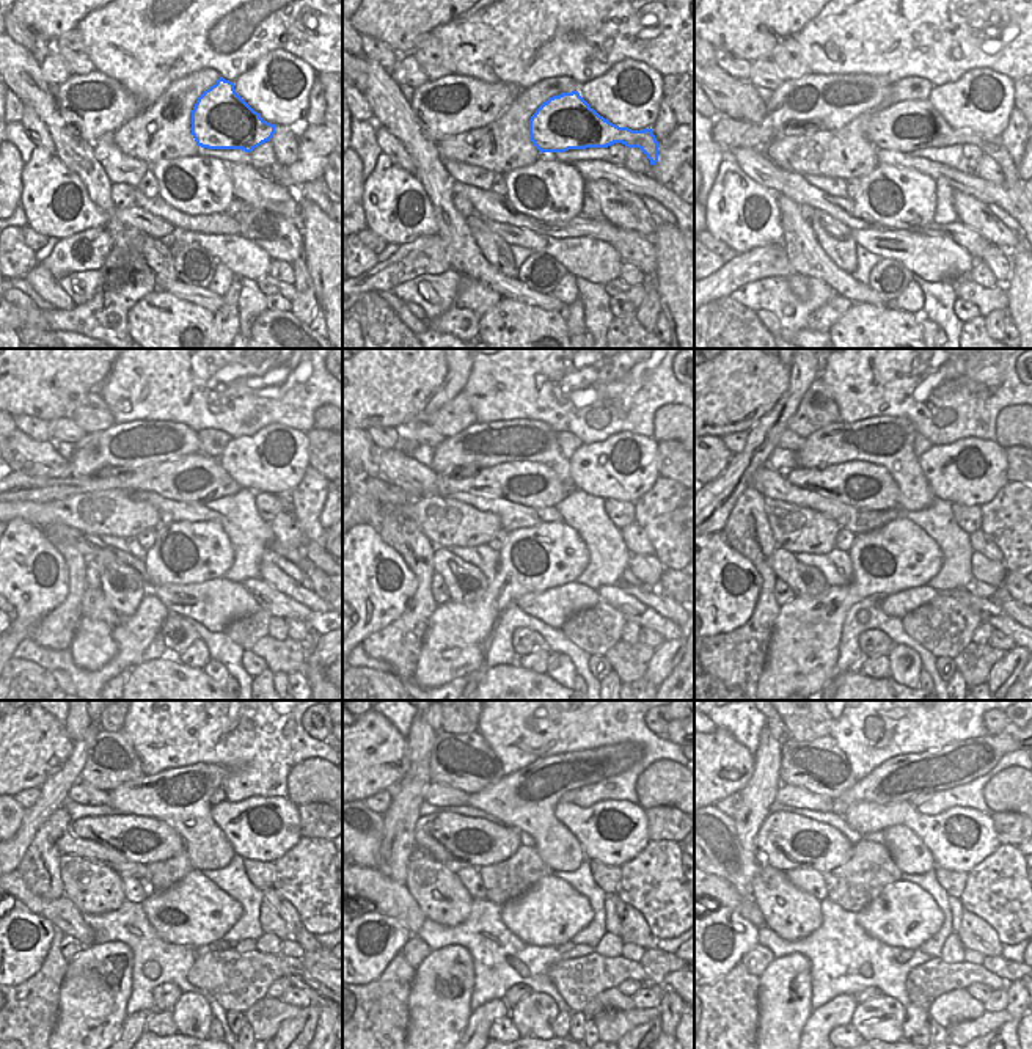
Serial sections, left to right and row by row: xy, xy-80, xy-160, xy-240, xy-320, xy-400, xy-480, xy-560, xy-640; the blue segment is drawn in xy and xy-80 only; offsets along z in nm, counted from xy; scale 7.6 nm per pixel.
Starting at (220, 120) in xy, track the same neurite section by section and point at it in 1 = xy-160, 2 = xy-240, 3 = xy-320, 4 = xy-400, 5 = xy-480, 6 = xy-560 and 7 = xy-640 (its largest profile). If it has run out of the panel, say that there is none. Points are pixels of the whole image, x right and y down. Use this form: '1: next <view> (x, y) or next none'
1: next xy-160 (913, 124)
2: next xy-240 (193, 479)
3: next xy-320 (531, 484)
4: next xy-400 (866, 486)
5: next xy-480 (145, 840)
6: next xy-560 (454, 840)
7: next xy-640 (787, 840)

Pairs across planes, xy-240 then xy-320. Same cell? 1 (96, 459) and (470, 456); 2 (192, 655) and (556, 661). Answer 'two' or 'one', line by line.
1: one
2: two

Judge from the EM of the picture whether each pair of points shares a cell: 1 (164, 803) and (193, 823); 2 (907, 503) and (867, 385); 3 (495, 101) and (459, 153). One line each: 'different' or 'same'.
1: same
2: different
3: different

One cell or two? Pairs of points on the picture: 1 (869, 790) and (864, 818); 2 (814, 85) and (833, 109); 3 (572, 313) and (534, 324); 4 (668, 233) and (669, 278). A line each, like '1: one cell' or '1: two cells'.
1: two cells
2: one cell
3: two cells
4: one cell

